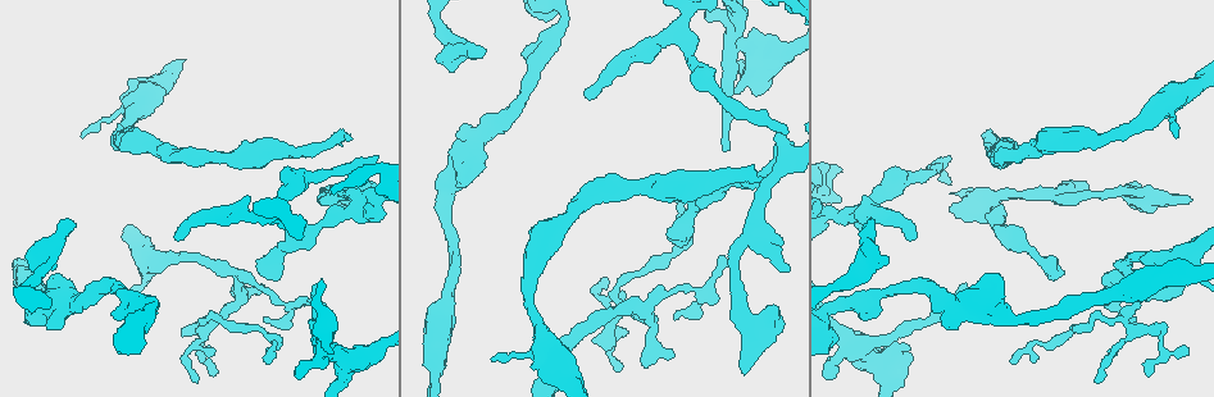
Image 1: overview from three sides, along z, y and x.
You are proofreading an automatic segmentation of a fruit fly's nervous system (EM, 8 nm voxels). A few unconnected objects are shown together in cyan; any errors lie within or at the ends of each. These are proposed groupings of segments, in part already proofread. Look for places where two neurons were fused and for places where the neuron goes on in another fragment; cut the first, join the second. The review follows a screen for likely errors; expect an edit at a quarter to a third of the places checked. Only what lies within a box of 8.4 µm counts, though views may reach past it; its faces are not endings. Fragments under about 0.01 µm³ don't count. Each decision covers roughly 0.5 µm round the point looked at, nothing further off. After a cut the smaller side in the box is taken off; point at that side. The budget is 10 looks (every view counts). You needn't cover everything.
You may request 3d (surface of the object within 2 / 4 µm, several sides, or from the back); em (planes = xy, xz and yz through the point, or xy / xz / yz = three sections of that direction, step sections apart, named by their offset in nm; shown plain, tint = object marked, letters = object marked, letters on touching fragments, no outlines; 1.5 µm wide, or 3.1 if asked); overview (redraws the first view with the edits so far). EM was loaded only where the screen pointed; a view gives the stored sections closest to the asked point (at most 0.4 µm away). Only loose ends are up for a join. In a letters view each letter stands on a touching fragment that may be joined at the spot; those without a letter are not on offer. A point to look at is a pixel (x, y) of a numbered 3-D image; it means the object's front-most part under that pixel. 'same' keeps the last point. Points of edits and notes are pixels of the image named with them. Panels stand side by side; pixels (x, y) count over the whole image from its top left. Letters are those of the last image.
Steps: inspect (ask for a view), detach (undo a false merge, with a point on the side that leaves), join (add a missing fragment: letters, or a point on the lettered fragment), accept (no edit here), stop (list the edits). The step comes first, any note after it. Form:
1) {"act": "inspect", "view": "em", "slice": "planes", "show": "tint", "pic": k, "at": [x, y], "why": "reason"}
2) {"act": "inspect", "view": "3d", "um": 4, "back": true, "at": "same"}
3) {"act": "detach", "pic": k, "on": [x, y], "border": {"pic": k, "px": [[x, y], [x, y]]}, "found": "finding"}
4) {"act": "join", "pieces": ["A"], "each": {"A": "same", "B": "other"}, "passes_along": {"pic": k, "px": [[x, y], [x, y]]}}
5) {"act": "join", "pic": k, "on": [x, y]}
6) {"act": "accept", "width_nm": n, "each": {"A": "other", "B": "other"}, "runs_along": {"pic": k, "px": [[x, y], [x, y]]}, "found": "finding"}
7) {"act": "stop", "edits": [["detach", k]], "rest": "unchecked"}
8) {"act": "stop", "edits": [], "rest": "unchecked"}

{"act": "inspect", "view": "em", "slice": "planes", "show": "tint", "pic": 1, "at": [539, 54], "why": "sharp bend"}

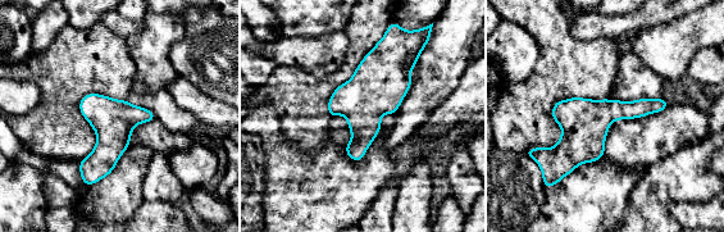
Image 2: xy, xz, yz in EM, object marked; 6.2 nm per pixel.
{"act": "inspect", "view": "em", "slice": "planes", "show": "letters", "at": "same", "why": "what lies round it"}

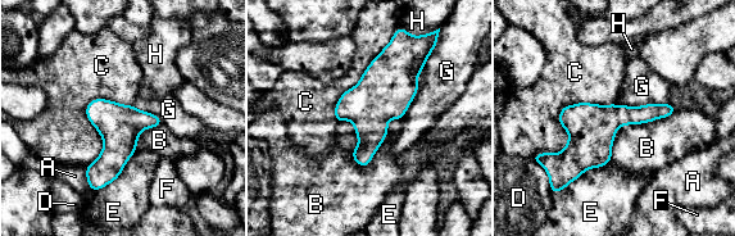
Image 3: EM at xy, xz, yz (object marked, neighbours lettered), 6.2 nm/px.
{"act": "accept", "width_nm": 280, "each": {"A": "other", "B": "other", "C": "other", "D": "other", "E": "other", "F": "other", "G": "other", "H": "other"}, "runs_along": {"pic": 3, "px": [[661, 114], [612, 117], [570, 159], [538, 158]]}, "found": "all the same neuron"}

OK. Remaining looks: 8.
{"act": "inspect", "view": "em", "slice": "planes", "show": "letters", "pic": 1, "at": [72, 221], "why": "an open end"}

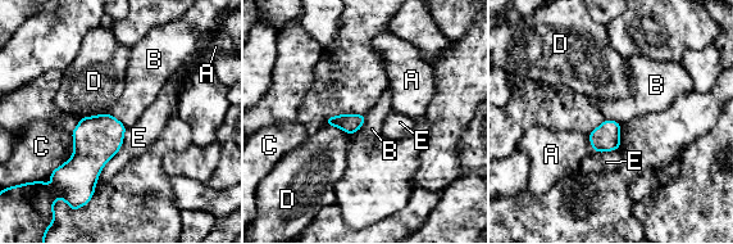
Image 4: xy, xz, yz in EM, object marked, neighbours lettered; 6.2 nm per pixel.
{"act": "accept", "longest_contact_nm": ["E", 380], "each": {"A": "other", "B": "other", "C": "other", "D": "other", "E": "other"}, "found": "none of them fits"}

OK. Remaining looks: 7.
{"act": "inspect", "view": "em", "slice": "xz", "step": 4, "show": "tint", "pic": 1, "at": [268, 360], "why": "an open end"}

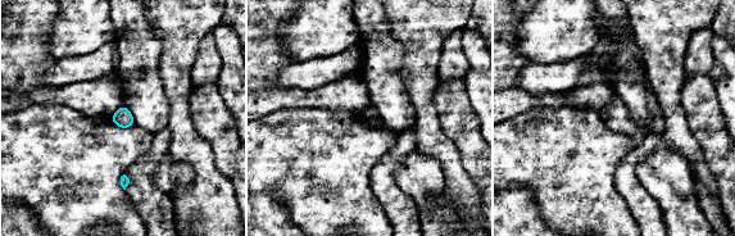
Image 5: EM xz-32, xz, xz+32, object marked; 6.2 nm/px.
{"act": "inspect", "view": "em", "slice": "planes", "show": "letters", "at": "same", "why": "another direction"}

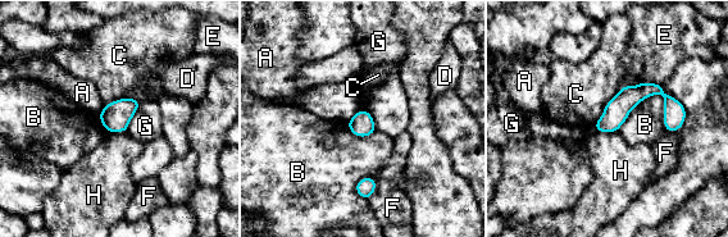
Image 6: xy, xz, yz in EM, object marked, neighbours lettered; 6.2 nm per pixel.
{"act": "accept", "width_nm": 150, "each": {"A": "other", "B": "other", "C": "other", "D": "other", "E": "other", "F": "other", "G": "other", "H": "other"}, "runs_along": {"pic": 6, "px": [[682, 112], [658, 90], [644, 90], [599, 127]]}, "found": "none of them fits"}

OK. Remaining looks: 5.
{"act": "inspect", "view": "3d", "um": 2, "pic": 1, "at": [678, 246], "why": "end of a long branch"}

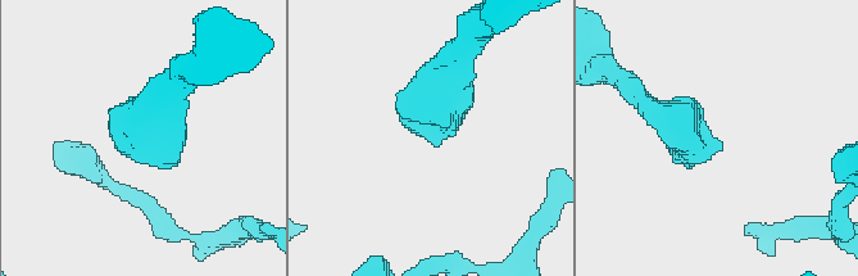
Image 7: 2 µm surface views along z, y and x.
{"act": "inspect", "view": "em", "slice": "xz", "step": 4, "show": "letters", "pic": 7, "at": [433, 144]}

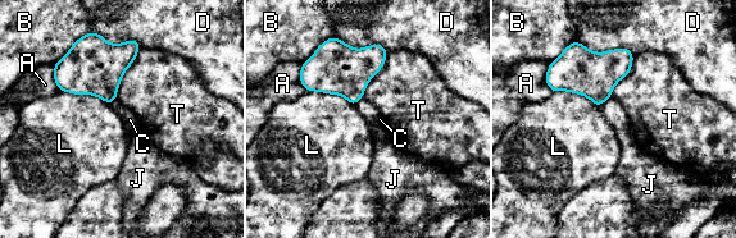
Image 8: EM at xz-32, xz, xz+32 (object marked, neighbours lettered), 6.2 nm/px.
{"act": "inspect", "view": "em", "slice": "planes", "show": "letters", "at": "same"}

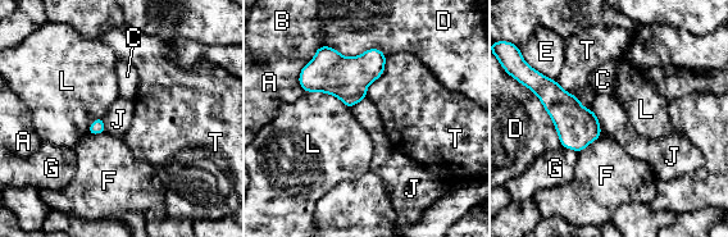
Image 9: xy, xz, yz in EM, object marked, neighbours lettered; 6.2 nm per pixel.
{"act": "accept", "longest_contact_nm": ["D", 400], "each": {"A": "other", "B": "other", "C": "other", "D": "other", "E": "other", "F": "other", "G": "other", "J": "other", "L": "other", "T": "other"}, "found": "no lettered fragment goes on from it"}

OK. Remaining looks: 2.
{"act": "stop", "edits": [], "rest": "unchecked"}

